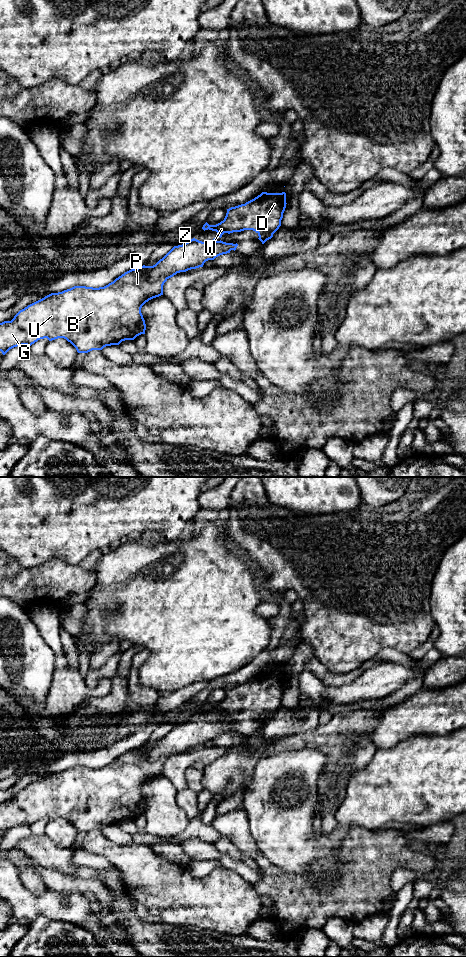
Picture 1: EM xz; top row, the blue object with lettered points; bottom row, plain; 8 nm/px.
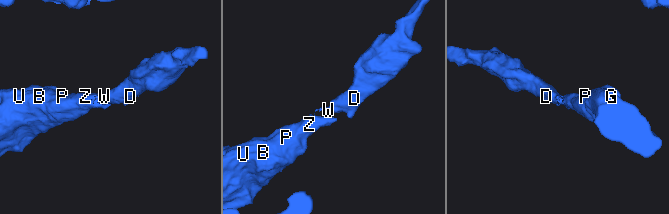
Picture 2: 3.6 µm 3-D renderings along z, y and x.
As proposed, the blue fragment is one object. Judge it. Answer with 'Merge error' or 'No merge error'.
No merge error

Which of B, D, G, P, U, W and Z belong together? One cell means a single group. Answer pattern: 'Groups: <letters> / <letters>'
Groups: B D G P U W Z

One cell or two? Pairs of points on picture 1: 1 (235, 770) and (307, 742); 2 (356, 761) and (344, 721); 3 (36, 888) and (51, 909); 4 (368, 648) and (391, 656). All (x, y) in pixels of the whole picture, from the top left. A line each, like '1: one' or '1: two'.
1: one
2: one
3: two
4: two

